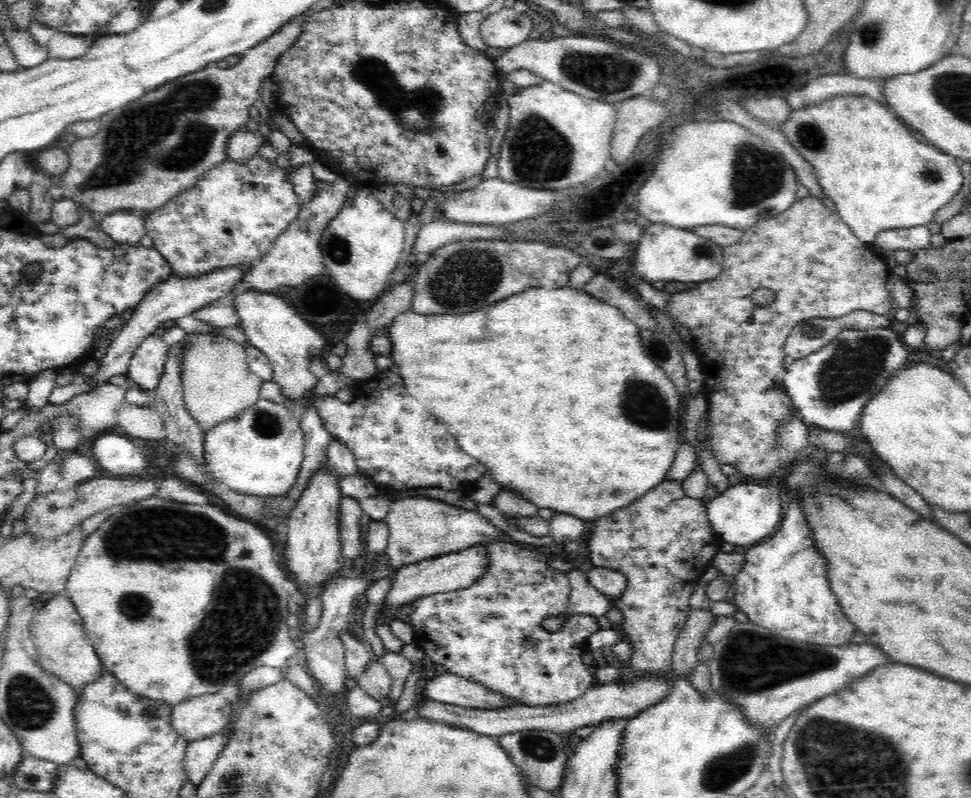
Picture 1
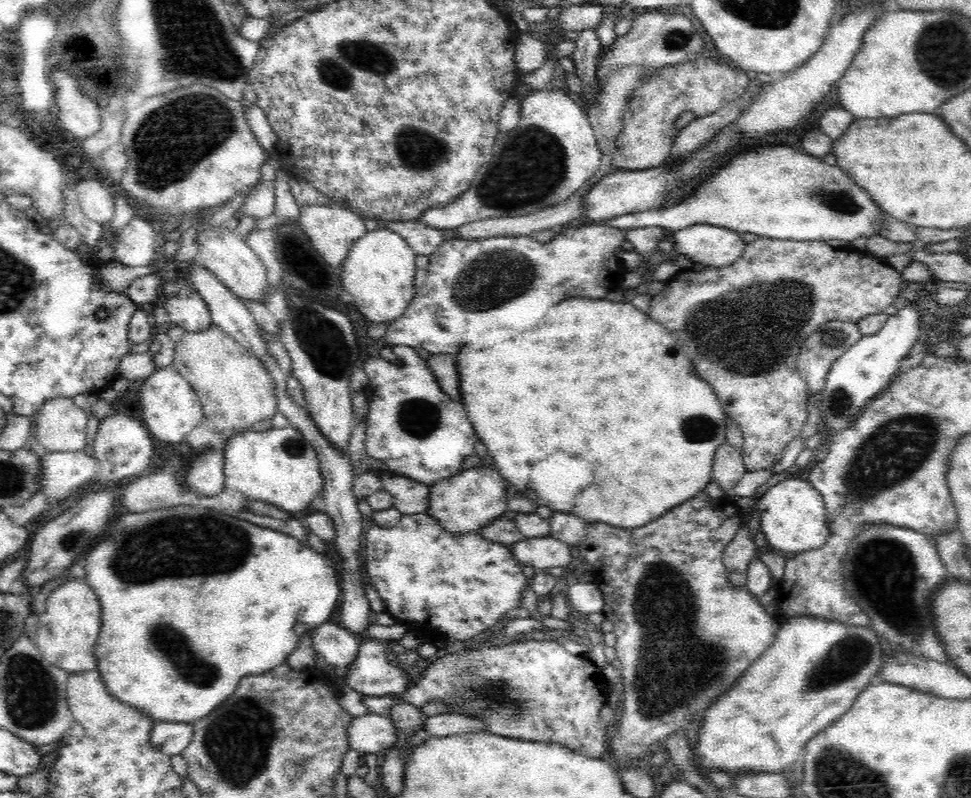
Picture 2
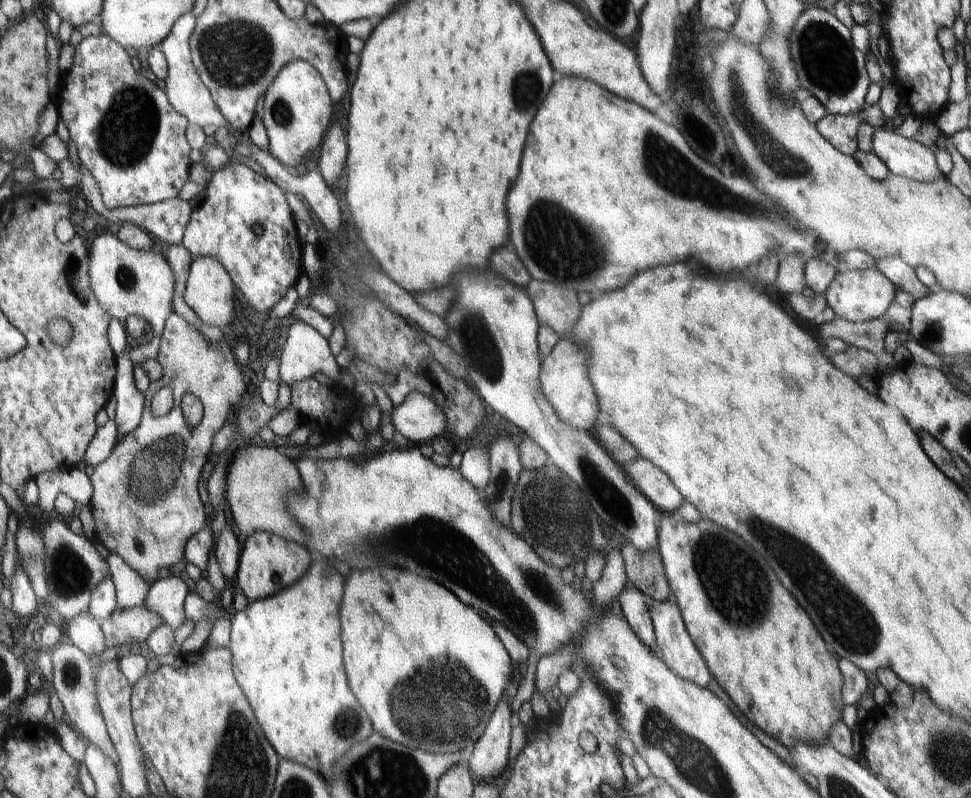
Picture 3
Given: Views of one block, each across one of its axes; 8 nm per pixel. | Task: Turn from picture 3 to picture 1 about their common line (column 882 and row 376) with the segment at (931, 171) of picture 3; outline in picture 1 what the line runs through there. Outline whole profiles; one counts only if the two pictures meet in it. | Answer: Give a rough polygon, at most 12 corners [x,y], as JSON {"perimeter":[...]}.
{"perimeter":[[162,337],[136,348],[126,375],[141,391],[158,388],[168,358]]}

